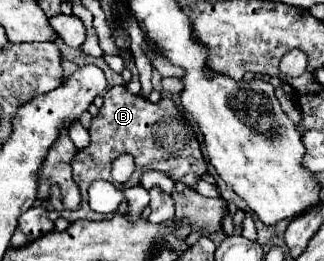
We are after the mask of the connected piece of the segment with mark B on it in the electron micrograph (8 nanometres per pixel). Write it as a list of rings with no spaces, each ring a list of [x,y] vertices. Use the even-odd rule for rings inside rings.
[[[116,85],[106,91],[104,105],[100,109],[100,115],[92,119],[90,127],[90,145],[84,151],[78,151],[76,159],[72,161],[72,177],[80,189],[82,201],[76,211],[68,211],[64,207],[54,207],[70,221],[76,219],[104,219],[110,215],[94,213],[88,207],[88,187],[96,179],[108,179],[112,171],[112,161],[120,155],[132,155],[136,163],[136,171],[130,177],[130,183],[114,183],[116,189],[124,191],[128,187],[140,185],[140,177],[144,171],[160,171],[166,177],[170,177],[174,183],[182,181],[184,185],[190,185],[196,189],[196,183],[202,179],[204,173],[208,173],[204,155],[200,151],[200,143],[196,139],[196,133],[188,119],[176,109],[176,103],[170,97],[164,97],[160,103],[150,103],[146,97],[132,95],[126,85]]]

